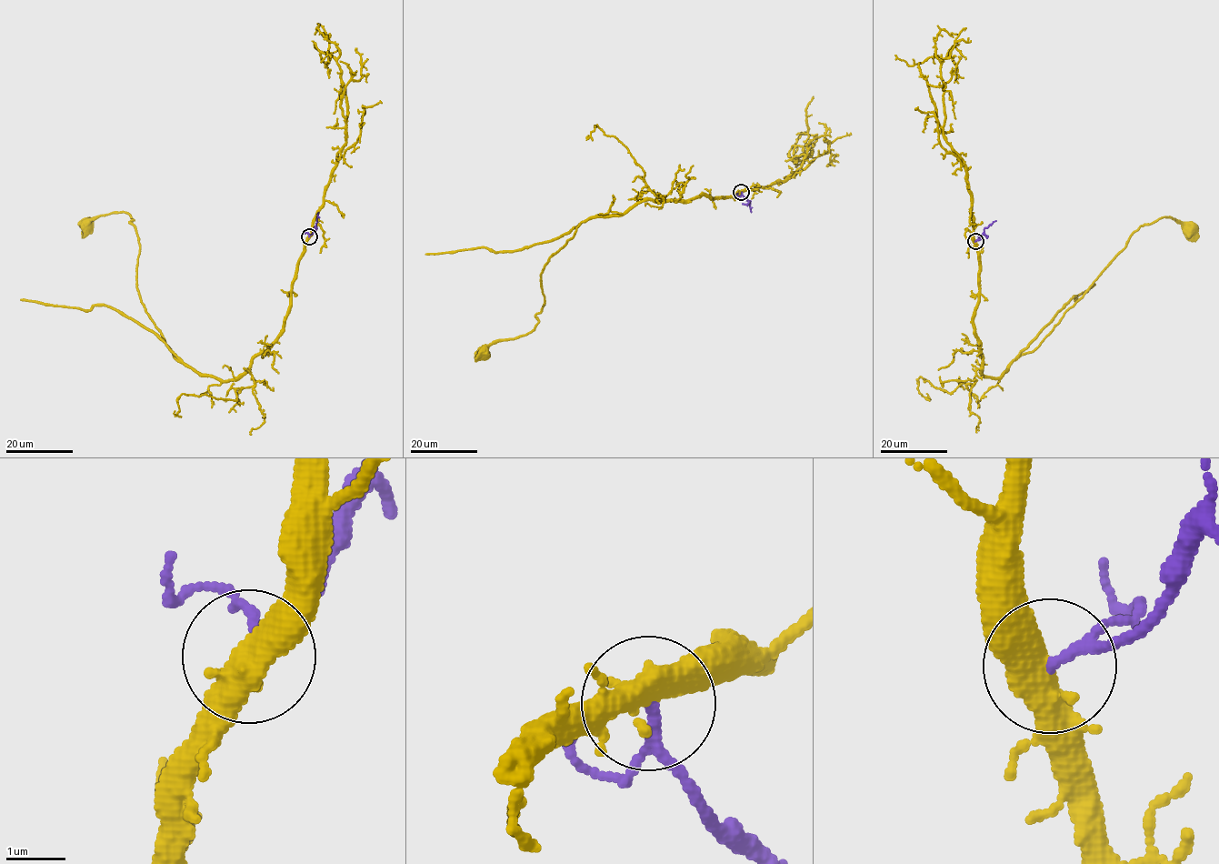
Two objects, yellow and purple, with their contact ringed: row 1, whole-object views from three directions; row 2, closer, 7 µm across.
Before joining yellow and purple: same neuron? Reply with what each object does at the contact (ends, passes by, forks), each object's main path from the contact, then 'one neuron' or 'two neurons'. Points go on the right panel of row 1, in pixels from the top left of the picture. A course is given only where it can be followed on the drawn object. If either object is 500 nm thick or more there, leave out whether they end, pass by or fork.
yellow passes by | purple passes by | yellow via (975, 241), (979, 282), (974, 335), (982, 374), (994, 377), (1039, 345), (1142, 226), (1169, 216), (1190, 226) | purple via (975, 241), (982, 236), (984, 228), (996, 220) | one neuron

